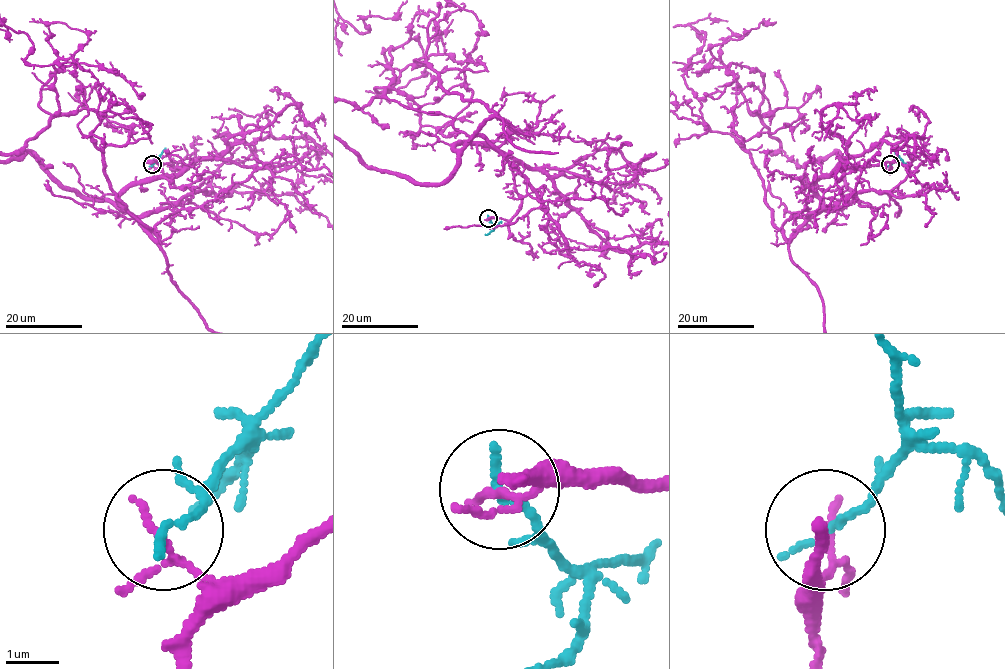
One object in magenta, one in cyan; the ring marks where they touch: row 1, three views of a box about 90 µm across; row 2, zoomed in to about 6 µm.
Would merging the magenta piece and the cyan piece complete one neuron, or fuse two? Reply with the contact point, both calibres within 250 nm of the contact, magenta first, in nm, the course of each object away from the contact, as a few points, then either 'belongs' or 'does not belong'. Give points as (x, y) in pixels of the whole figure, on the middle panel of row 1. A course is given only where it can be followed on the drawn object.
place (488, 218); calibres 110 and 170 nm; course cyan (488, 218), (494, 228), (485, 234); does not belong

